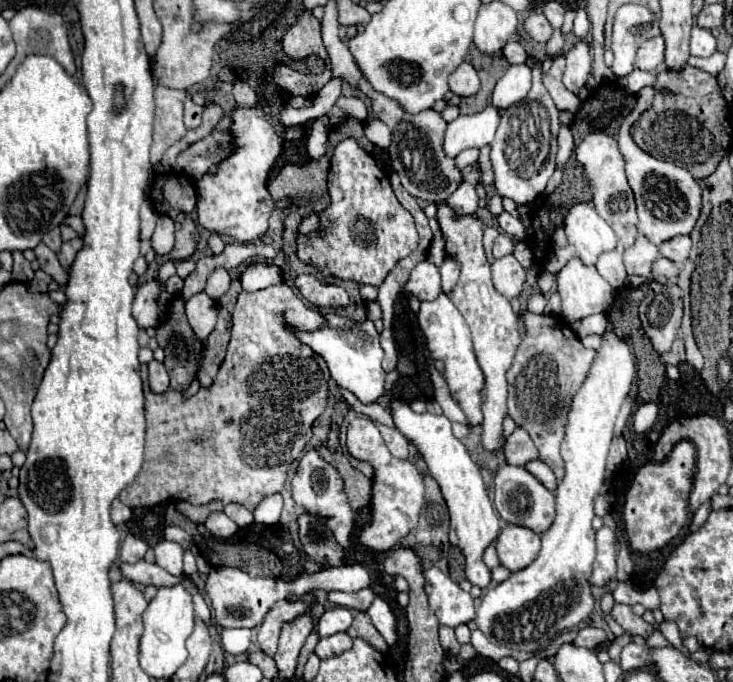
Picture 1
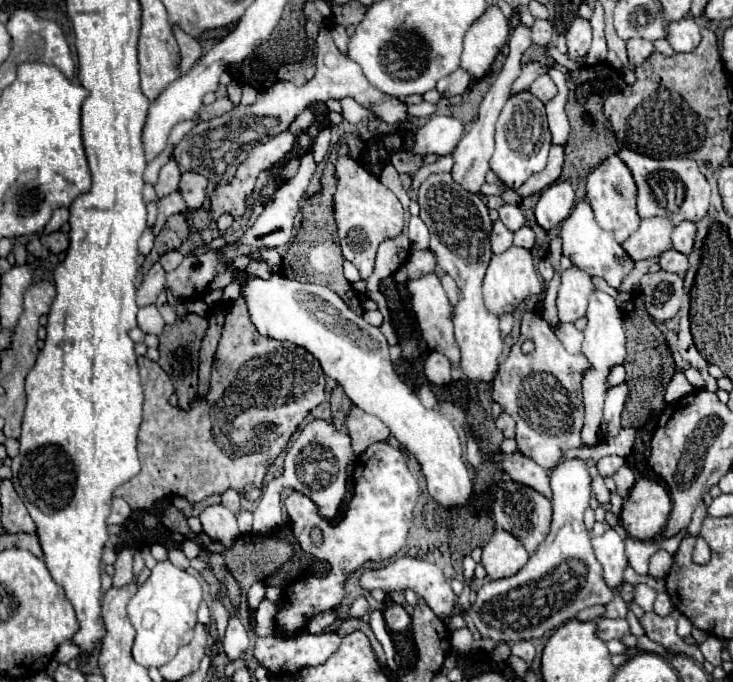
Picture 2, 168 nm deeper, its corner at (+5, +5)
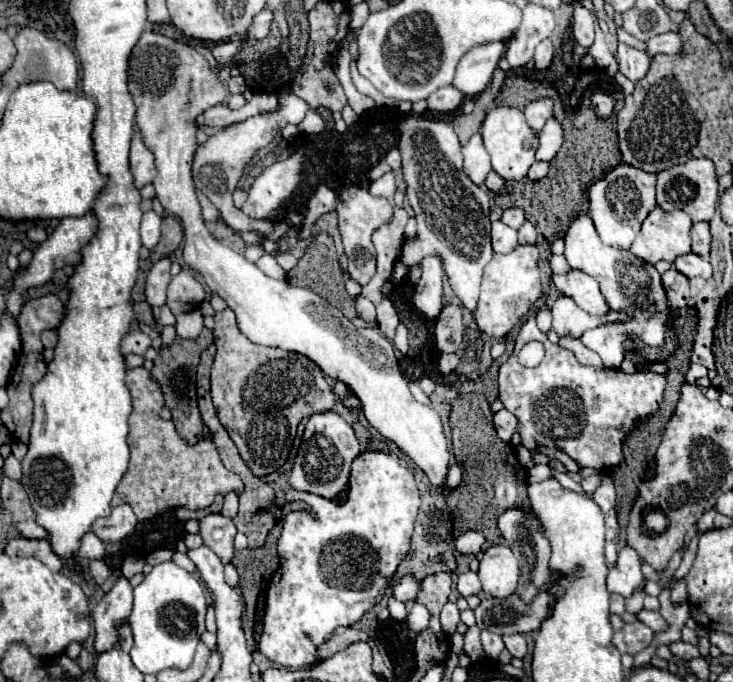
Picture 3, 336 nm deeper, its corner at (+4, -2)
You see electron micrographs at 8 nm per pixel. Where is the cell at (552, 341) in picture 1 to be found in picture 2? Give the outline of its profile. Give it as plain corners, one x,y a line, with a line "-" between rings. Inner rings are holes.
538,312
524,314
520,340
500,364
498,376
492,384
492,398
516,420
518,450
546,470
552,470
570,448
580,446
580,428
584,416
580,382
586,368
586,356
566,352
552,326
-
526,340
534,342
532,354
522,352
522,344

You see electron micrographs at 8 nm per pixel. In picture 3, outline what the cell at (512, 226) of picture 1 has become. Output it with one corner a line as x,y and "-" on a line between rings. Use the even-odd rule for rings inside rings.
511,207
511,209
505,209
505,211
503,211
501,221
503,221
505,225
513,227
513,229
519,229
519,227
523,225
523,221
525,221
525,213
523,213
523,209
519,209
519,207

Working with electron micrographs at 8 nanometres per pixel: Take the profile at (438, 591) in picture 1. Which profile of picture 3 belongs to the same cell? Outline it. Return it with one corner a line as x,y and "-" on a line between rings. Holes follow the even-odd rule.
407,575
407,577
403,577
403,579
393,587
393,597
395,597
397,601
409,603
409,601
415,601
417,591
419,591
419,581
417,581
413,575

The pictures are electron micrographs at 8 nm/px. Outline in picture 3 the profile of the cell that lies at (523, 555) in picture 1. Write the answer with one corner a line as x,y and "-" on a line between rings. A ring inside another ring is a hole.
493,545
485,551
477,575
487,595
507,599
519,581
519,561
507,545

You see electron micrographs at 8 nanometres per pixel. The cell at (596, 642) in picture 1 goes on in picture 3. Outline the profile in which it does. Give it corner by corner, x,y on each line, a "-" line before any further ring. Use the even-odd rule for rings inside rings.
637,621
637,623
627,623
621,631
615,631
613,645
621,653
637,655
639,651
643,651
653,641
653,637
655,637
655,631
645,627
641,621

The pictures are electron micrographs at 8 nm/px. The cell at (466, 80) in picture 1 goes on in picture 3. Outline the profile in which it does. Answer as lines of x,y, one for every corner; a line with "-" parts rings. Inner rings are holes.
449,85
449,87
441,87
439,91
435,91
429,99
427,105
431,111
439,111
439,113
451,113
455,109
459,109
463,103
463,95
457,87

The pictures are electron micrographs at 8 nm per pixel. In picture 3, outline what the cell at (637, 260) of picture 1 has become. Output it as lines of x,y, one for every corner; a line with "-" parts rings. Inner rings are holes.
659,205
647,215
647,219
643,221
643,227
641,227
641,233
637,235
635,243
631,245
631,253
651,265
655,265
657,261
669,261
673,263
679,255
685,255
685,253
691,253
691,217
685,213
685,211
663,211

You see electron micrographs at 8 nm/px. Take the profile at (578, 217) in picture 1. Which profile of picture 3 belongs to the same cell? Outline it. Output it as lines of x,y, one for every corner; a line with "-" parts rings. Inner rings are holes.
589,215
577,217
571,223
565,235
565,257
573,269
585,271
599,281
601,293
607,299
609,311
625,311
631,317
627,323
605,323
595,329
589,329
593,333
591,341
595,341
595,345
589,349
593,349
603,359
605,367
619,369
623,361
623,353
625,353
623,345
627,339
641,339
645,345
651,345
651,347
659,347
665,343
671,309
667,305
667,295
663,291
661,275
657,273
653,265
643,263
629,251
603,245

